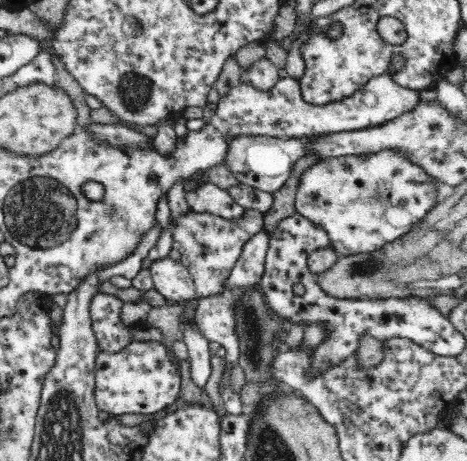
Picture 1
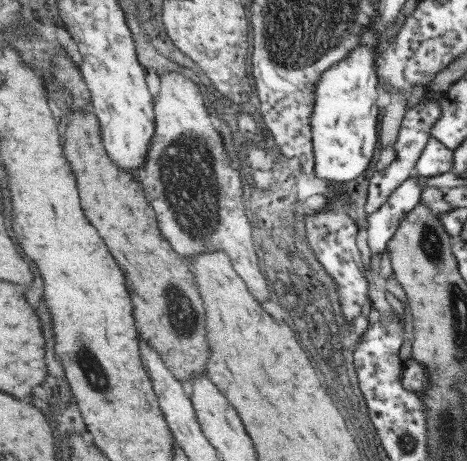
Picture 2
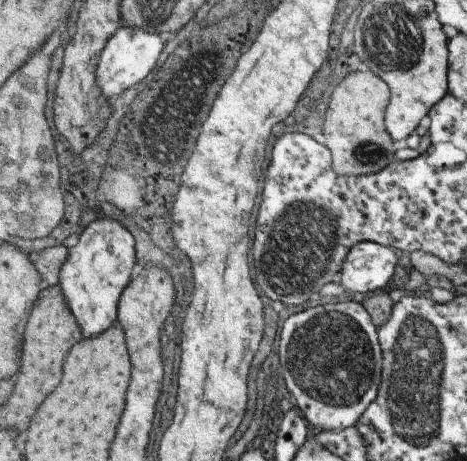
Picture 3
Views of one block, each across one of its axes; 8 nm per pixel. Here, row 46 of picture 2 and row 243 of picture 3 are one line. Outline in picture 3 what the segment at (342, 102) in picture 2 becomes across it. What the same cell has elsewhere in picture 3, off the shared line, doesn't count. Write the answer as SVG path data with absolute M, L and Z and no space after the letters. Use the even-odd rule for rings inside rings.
M357 242L353 252L349 252L349 260L345 260L345 268L337 272L337 282L349 294L381 292L387 288L385 284L397 264L399 260L391 248L375 242Z

